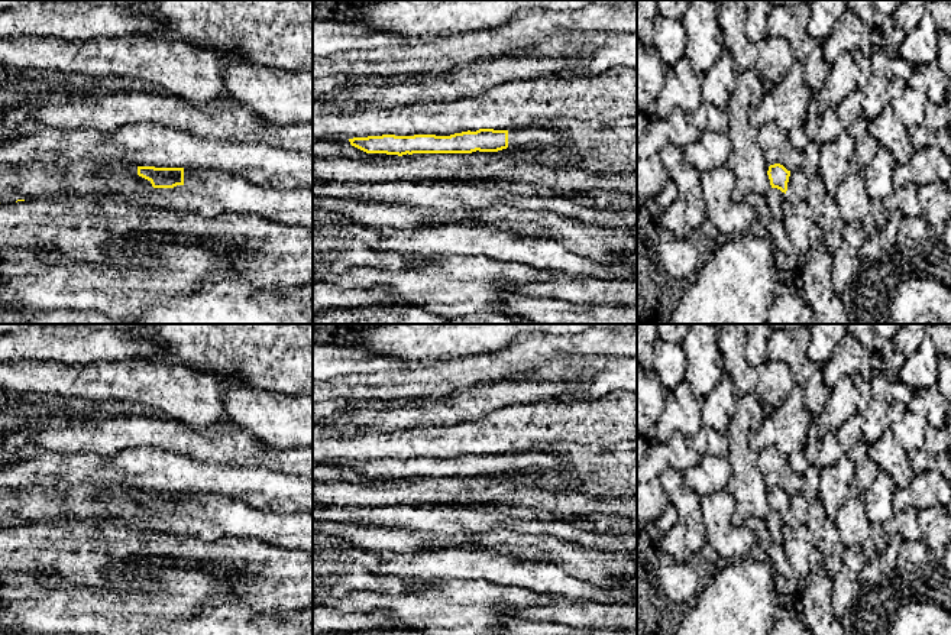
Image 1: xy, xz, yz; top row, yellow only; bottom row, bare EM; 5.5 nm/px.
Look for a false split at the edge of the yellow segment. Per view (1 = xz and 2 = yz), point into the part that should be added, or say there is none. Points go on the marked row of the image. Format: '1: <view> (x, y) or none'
1: xz (521, 138)
2: yz (775, 197)

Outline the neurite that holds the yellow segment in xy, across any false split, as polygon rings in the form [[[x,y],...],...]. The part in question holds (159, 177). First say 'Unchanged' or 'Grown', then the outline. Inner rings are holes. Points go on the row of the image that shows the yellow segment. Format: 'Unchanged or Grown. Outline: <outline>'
Grown. Outline: [[[138,166],[138,175],[153,187],[129,197],[140,207],[191,211],[206,218],[234,213],[313,227],[313,189],[258,185],[240,172],[193,166]]]

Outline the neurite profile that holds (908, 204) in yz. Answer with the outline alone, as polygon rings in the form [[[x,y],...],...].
[[[910,184],[906,188],[906,194],[903,197],[899,198],[897,203],[895,203],[895,205],[905,214],[905,216],[910,216],[910,214],[918,214],[921,211],[921,204],[918,201],[918,185]]]

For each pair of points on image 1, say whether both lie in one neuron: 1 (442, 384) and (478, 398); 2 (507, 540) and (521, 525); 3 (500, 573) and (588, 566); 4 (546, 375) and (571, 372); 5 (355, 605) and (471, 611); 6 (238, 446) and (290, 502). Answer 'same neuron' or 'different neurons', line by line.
1: different neurons
2: different neurons
3: different neurons
4: same neuron
5: same neuron
6: different neurons

